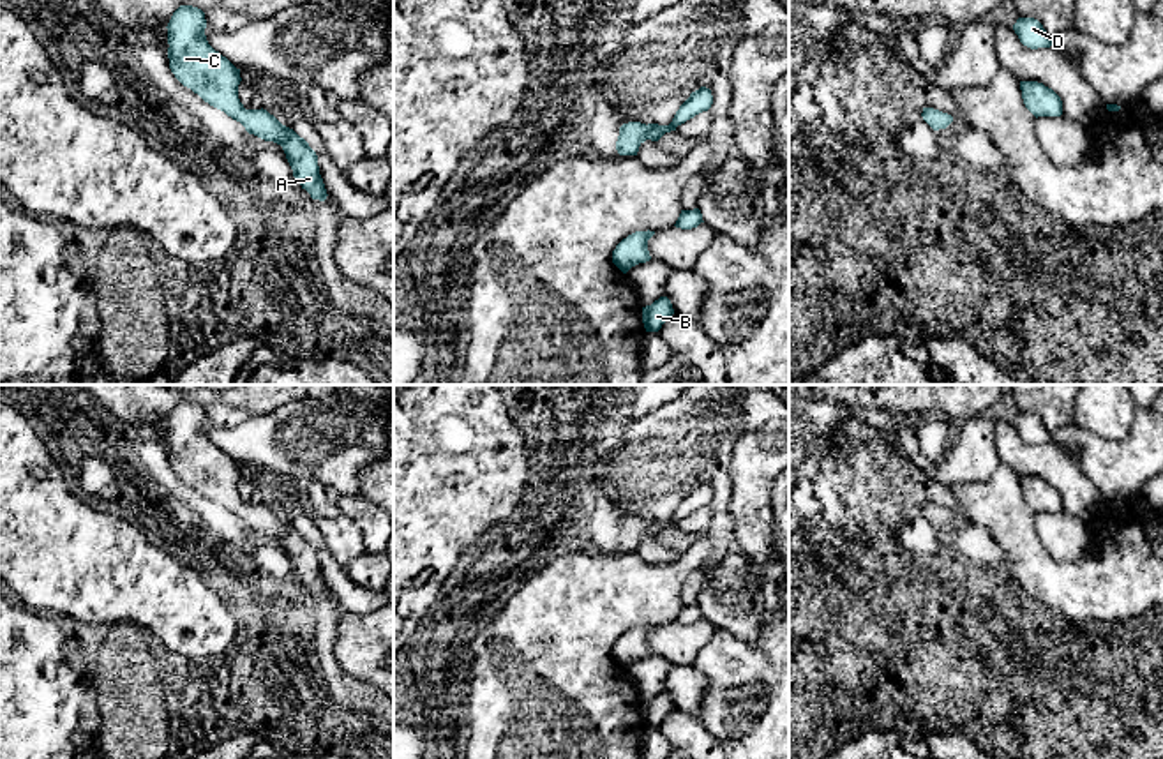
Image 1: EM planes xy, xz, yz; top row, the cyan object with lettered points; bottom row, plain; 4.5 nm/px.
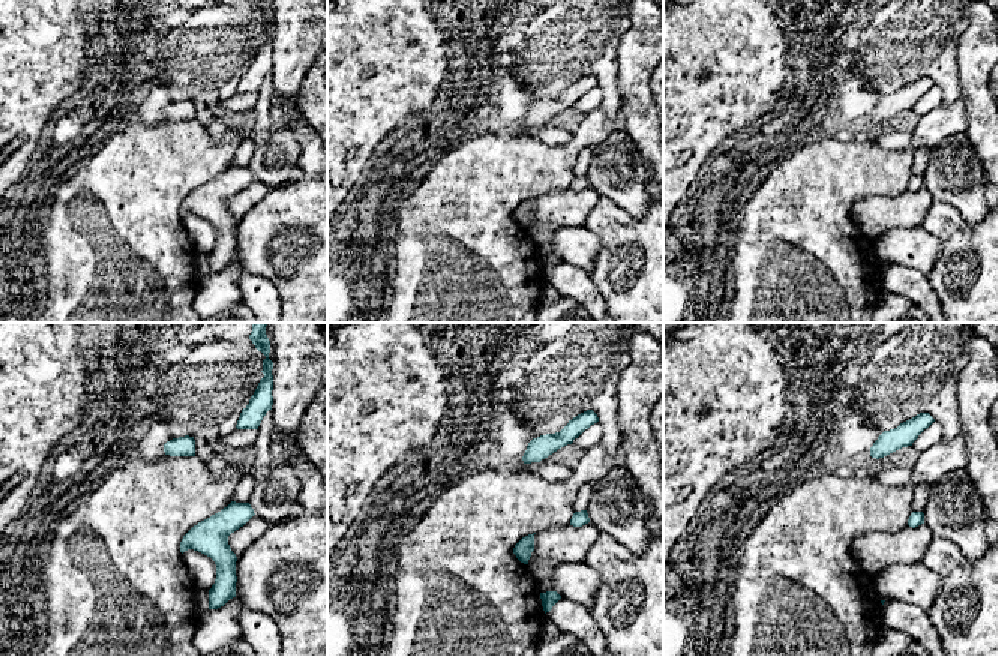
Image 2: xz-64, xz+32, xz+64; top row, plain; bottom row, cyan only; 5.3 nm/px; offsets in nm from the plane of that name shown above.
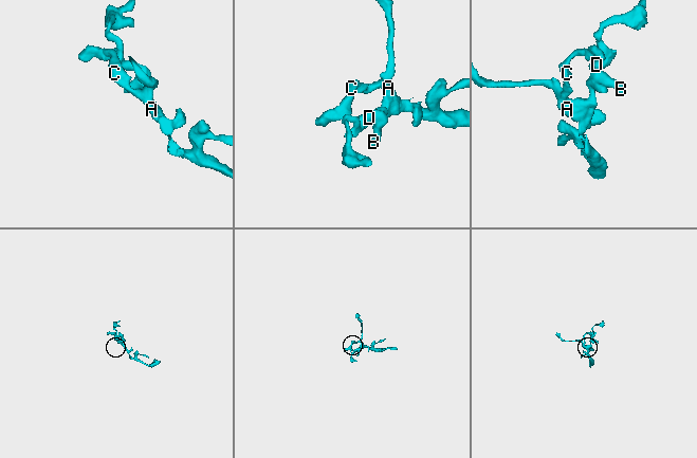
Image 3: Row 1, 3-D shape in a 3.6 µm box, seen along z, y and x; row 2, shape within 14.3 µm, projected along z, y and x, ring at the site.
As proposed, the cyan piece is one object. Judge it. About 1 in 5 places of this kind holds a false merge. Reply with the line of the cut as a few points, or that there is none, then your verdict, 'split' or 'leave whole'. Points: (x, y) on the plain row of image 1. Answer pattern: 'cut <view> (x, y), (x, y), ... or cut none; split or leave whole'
cut none; leave whole

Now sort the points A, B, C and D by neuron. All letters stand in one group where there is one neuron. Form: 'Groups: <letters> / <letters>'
Groups: A B C D

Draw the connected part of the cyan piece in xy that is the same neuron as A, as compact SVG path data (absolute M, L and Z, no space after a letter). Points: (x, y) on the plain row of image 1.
M180 401L166 424L169 464L175 473L205 498L240 517L249 530L281 540L302 584L312 595L325 597L328 590L316 547L266 505L244 503L238 494L240 464L208 440L205 408L192 401Z

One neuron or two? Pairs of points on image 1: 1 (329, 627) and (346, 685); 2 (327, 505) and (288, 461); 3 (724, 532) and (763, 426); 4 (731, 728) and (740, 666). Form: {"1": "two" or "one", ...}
{"1": "one", "2": "one", "3": "two", "4": "one"}

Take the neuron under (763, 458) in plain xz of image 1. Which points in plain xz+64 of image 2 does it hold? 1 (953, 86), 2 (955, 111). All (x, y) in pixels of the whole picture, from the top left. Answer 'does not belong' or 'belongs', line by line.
1: does not belong
2: does not belong

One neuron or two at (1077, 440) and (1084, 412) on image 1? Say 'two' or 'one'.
one

